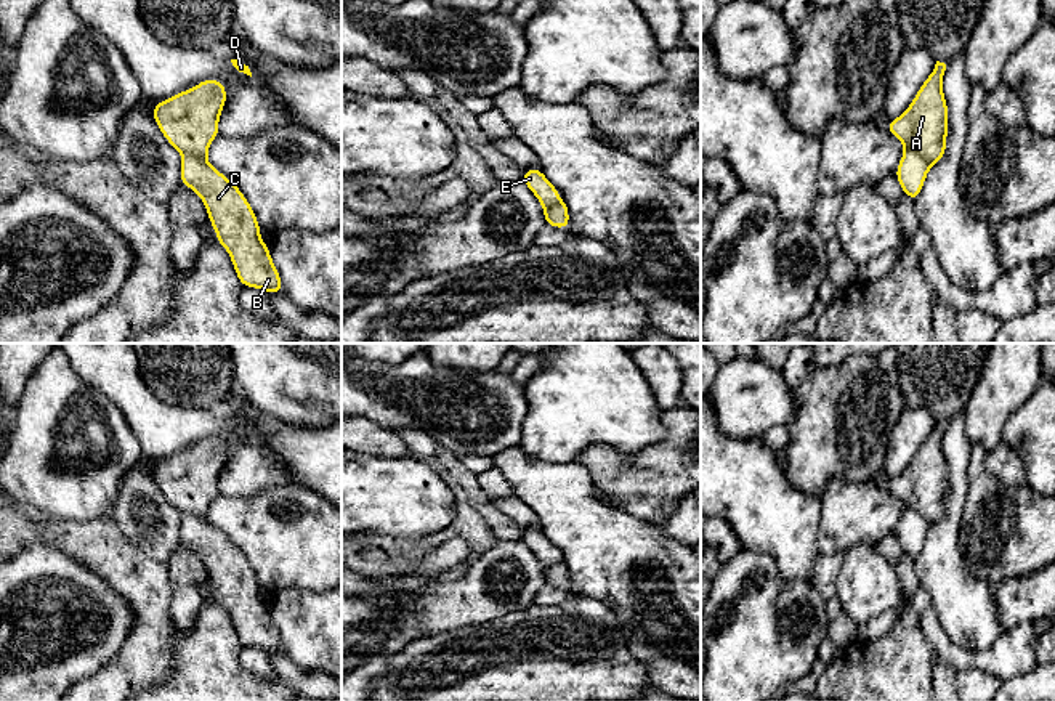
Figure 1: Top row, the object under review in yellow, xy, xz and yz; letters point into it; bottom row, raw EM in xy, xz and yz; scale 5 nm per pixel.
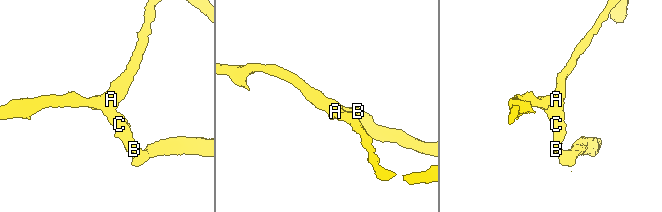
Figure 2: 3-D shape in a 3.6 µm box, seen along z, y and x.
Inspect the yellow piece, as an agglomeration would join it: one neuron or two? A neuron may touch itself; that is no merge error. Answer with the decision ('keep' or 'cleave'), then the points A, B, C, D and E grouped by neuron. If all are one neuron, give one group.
cleave; A D / B C E

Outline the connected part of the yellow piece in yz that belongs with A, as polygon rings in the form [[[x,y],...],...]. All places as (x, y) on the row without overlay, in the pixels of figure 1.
[[[936,420],[903,475],[890,480],[887,489],[907,509],[936,525],[946,512],[948,462],[943,454],[946,423]]]

